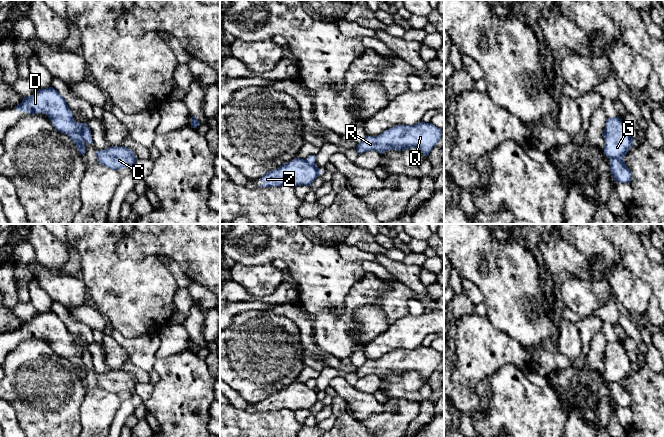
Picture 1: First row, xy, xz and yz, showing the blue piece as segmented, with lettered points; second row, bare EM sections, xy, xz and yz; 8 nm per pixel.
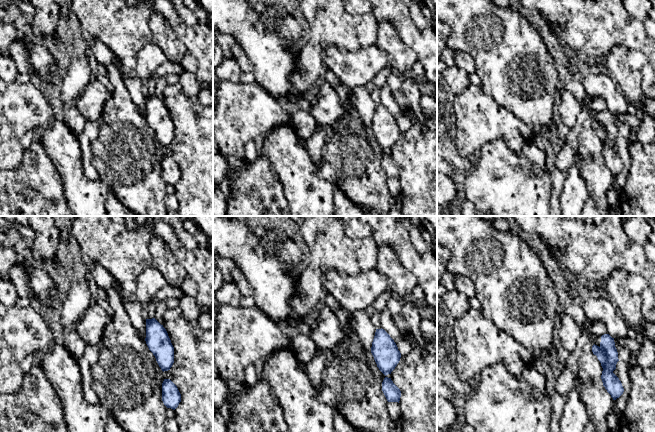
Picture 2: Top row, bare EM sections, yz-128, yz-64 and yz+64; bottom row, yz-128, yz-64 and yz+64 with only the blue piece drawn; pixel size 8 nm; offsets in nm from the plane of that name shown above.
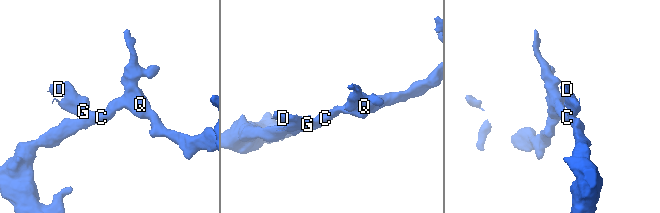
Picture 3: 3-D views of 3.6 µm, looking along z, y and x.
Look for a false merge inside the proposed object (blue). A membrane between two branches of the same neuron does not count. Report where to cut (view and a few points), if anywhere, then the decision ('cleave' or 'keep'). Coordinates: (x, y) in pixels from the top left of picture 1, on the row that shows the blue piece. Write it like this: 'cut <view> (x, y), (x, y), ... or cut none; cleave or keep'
cut xy (87, 126), (83, 131), (84, 140); cleave

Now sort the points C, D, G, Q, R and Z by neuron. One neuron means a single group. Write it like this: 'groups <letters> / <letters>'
groups C Q R / D G Z

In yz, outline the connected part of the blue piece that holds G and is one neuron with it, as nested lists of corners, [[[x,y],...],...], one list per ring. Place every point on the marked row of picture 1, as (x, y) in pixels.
[[[620,117],[608,118],[605,123],[604,154],[608,158],[623,159],[634,141]]]

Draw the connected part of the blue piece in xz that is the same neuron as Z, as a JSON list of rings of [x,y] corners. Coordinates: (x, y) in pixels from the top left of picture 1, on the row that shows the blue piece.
[[[296,158],[264,174],[260,178],[263,184],[257,187],[310,186],[320,173],[321,170],[317,166],[310,165],[304,159]]]

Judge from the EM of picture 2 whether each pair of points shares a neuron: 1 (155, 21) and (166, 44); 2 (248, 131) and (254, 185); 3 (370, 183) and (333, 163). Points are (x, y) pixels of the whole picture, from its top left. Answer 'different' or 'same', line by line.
1: same
2: different
3: same

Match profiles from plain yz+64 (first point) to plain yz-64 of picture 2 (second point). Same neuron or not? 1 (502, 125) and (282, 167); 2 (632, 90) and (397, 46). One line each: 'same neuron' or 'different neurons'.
1: same neuron
2: same neuron

